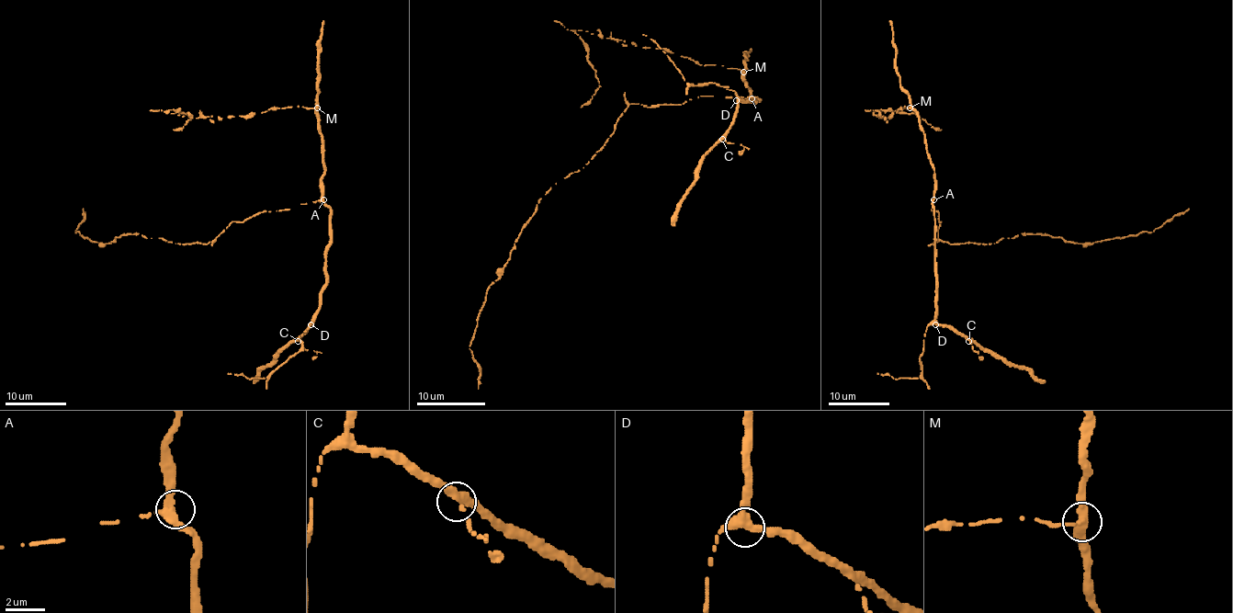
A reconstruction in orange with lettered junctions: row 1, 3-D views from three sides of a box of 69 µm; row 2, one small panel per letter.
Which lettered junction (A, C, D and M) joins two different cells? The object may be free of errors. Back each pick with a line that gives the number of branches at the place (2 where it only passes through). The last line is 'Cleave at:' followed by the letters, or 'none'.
M: Branches: 3
Cleave at: M

